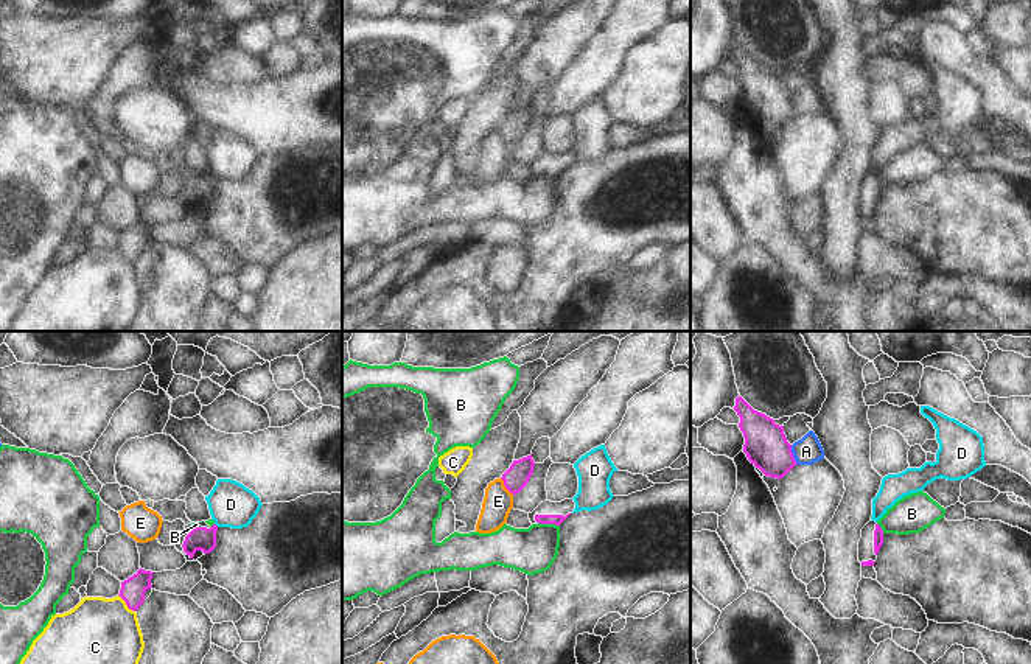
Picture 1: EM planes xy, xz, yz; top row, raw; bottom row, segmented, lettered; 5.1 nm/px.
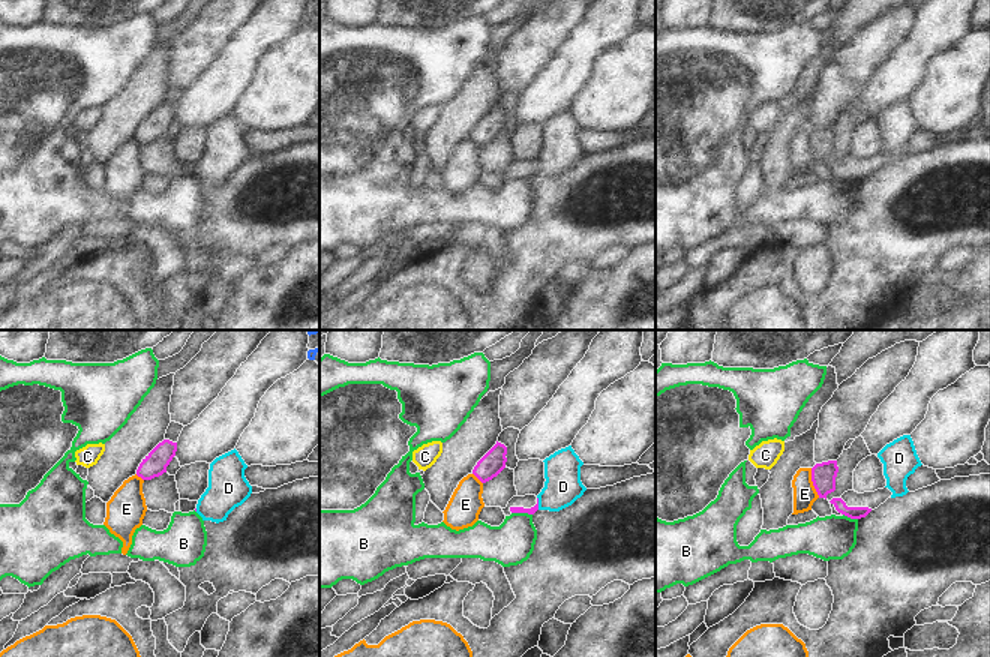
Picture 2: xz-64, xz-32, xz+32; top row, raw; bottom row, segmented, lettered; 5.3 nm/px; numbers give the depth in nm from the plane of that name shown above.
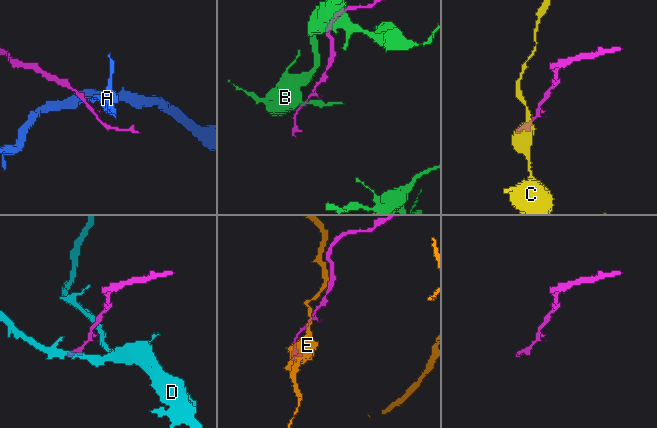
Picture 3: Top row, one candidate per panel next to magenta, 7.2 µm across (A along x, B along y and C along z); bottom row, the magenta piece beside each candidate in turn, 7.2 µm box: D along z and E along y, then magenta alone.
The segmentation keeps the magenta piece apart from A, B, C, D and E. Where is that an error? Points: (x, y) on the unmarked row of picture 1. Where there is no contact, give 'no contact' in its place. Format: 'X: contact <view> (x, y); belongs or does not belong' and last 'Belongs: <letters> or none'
A: contact yz (792, 106); does not belong
B: contact xz (549, 174); does not belong
C: contact xy (126, 255); does not belong
D: no contact; does not belong
E: contact xz (506, 139); does not belong
Belongs: none

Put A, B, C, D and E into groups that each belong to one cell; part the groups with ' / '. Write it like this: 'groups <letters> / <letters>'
groups A / B / C / D / E

